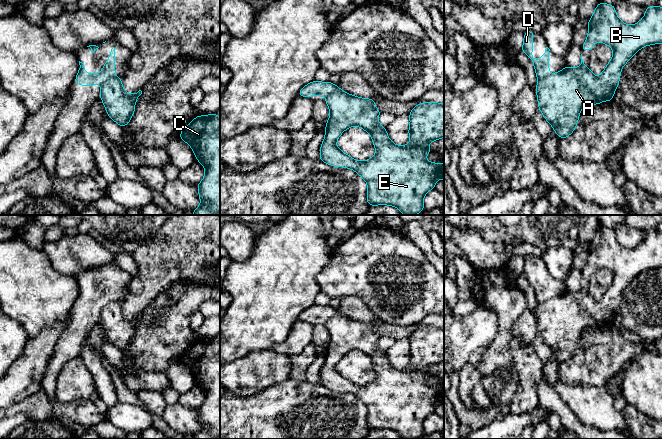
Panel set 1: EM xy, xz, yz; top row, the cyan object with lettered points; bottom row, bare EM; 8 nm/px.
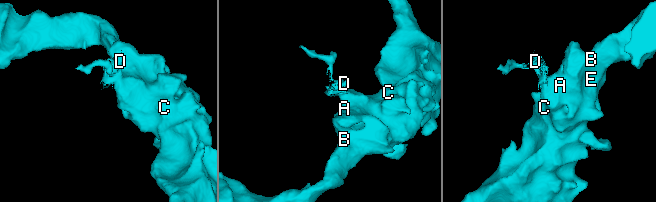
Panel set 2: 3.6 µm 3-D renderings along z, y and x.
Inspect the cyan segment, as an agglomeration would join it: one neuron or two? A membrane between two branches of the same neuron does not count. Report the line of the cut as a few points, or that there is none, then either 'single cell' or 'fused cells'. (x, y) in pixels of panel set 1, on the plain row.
cut in xy along (114, 300), (107, 303), (101, 309); fused cells

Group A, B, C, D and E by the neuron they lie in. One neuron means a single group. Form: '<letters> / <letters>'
A B C E / D

